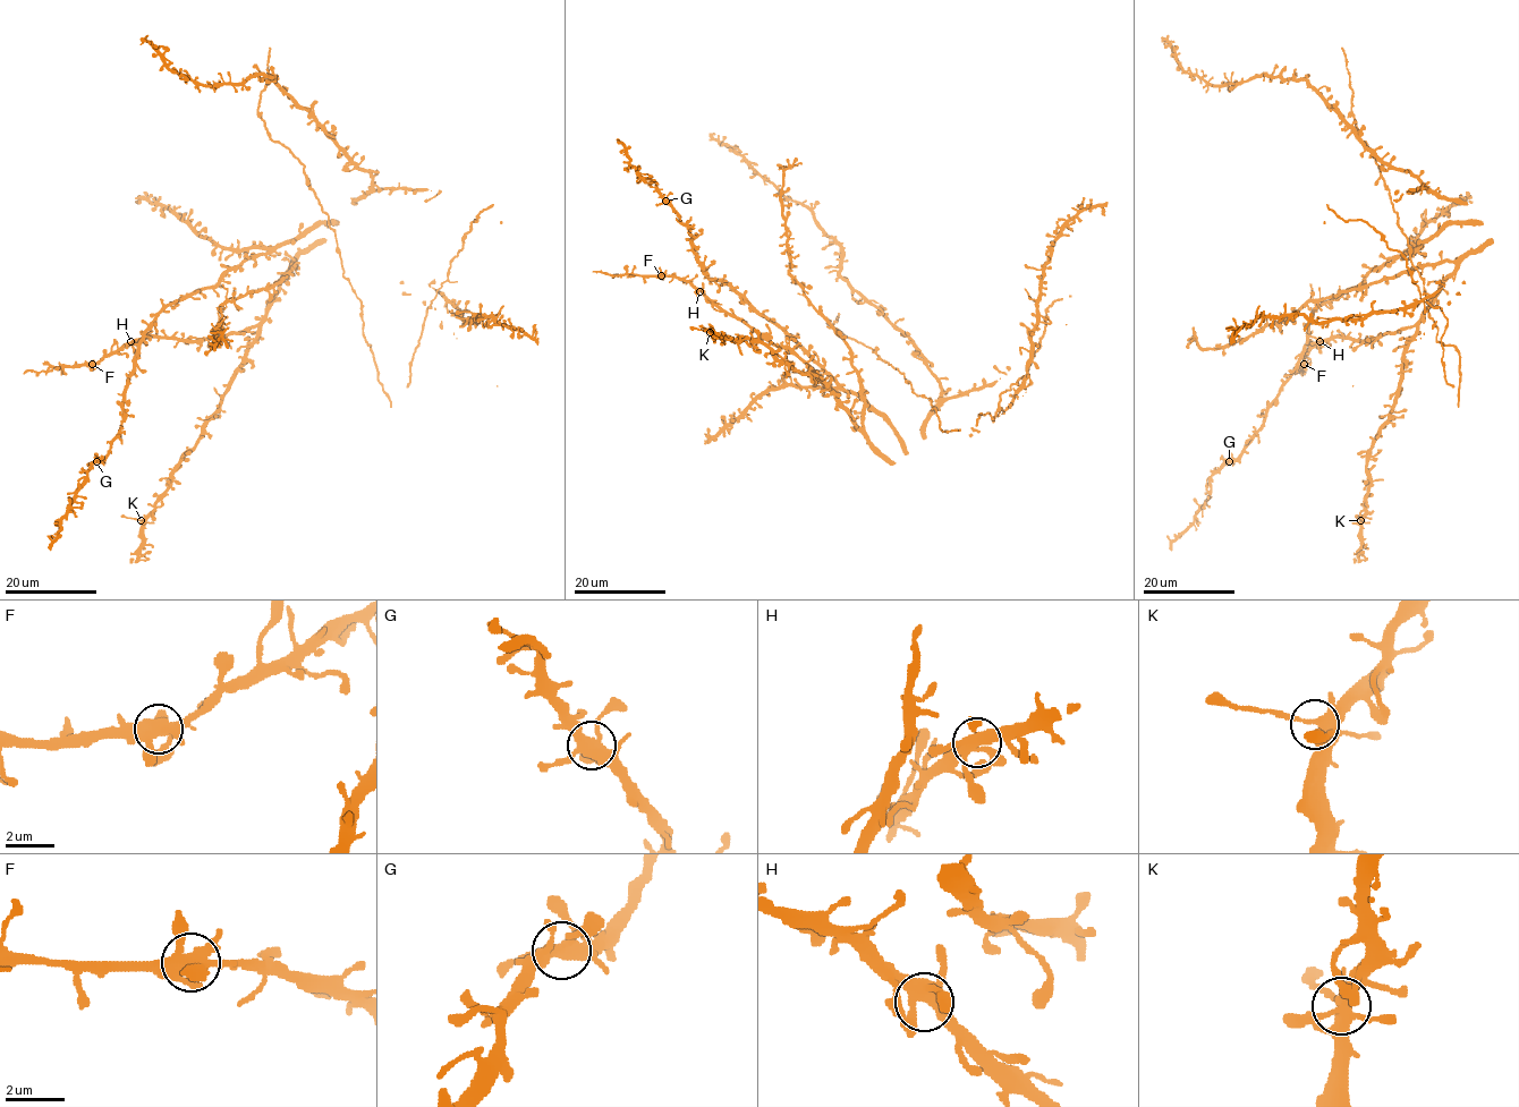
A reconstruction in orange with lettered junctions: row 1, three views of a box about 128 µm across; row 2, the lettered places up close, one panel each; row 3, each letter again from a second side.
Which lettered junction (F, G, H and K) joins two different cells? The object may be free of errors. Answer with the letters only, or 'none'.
none

